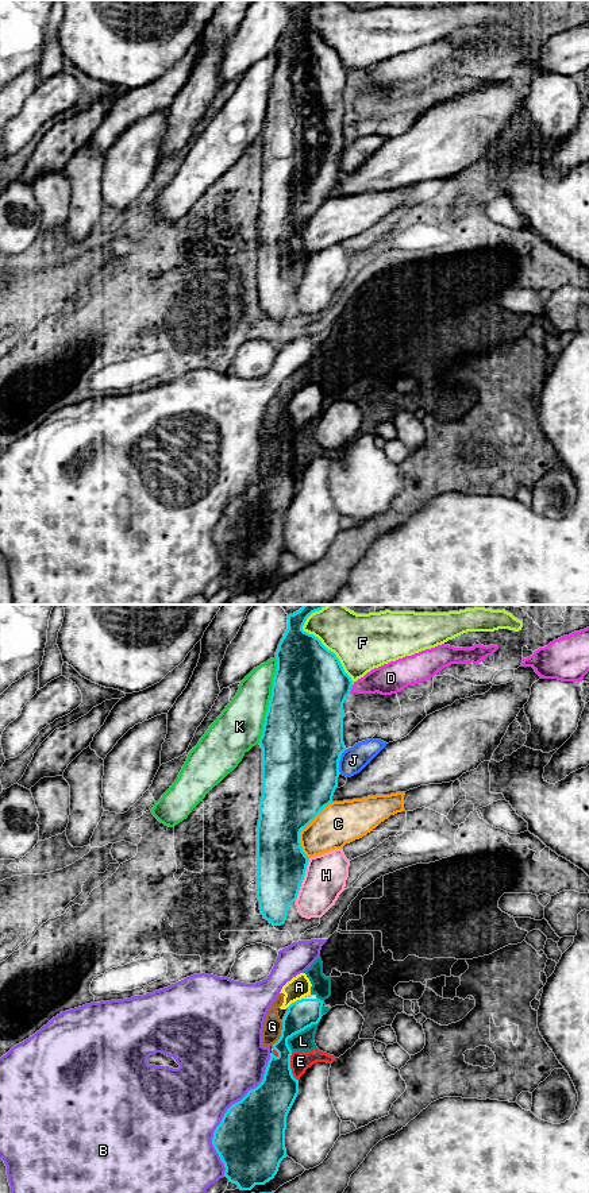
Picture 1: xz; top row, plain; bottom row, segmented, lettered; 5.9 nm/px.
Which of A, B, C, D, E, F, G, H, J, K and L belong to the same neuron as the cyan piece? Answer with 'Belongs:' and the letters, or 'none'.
Belongs: none

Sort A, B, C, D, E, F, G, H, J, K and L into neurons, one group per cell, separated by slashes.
A E G L / B / C / D / F / H / J / K

